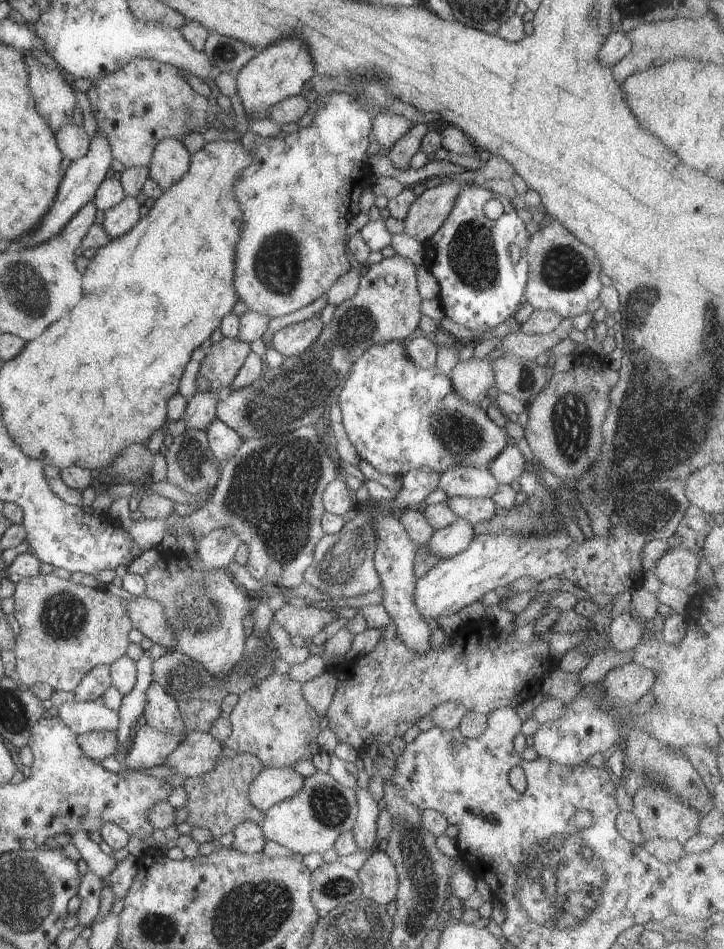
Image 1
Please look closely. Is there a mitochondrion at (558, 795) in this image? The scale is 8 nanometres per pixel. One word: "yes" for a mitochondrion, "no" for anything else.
no

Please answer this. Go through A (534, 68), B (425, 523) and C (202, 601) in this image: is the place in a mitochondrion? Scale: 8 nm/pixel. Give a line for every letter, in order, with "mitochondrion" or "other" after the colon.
A: other
B: other
C: mitochondrion

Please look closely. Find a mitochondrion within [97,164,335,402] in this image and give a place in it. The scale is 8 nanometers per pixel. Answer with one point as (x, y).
(276, 262)

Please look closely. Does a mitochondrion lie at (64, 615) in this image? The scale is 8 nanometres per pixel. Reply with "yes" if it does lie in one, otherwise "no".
yes

